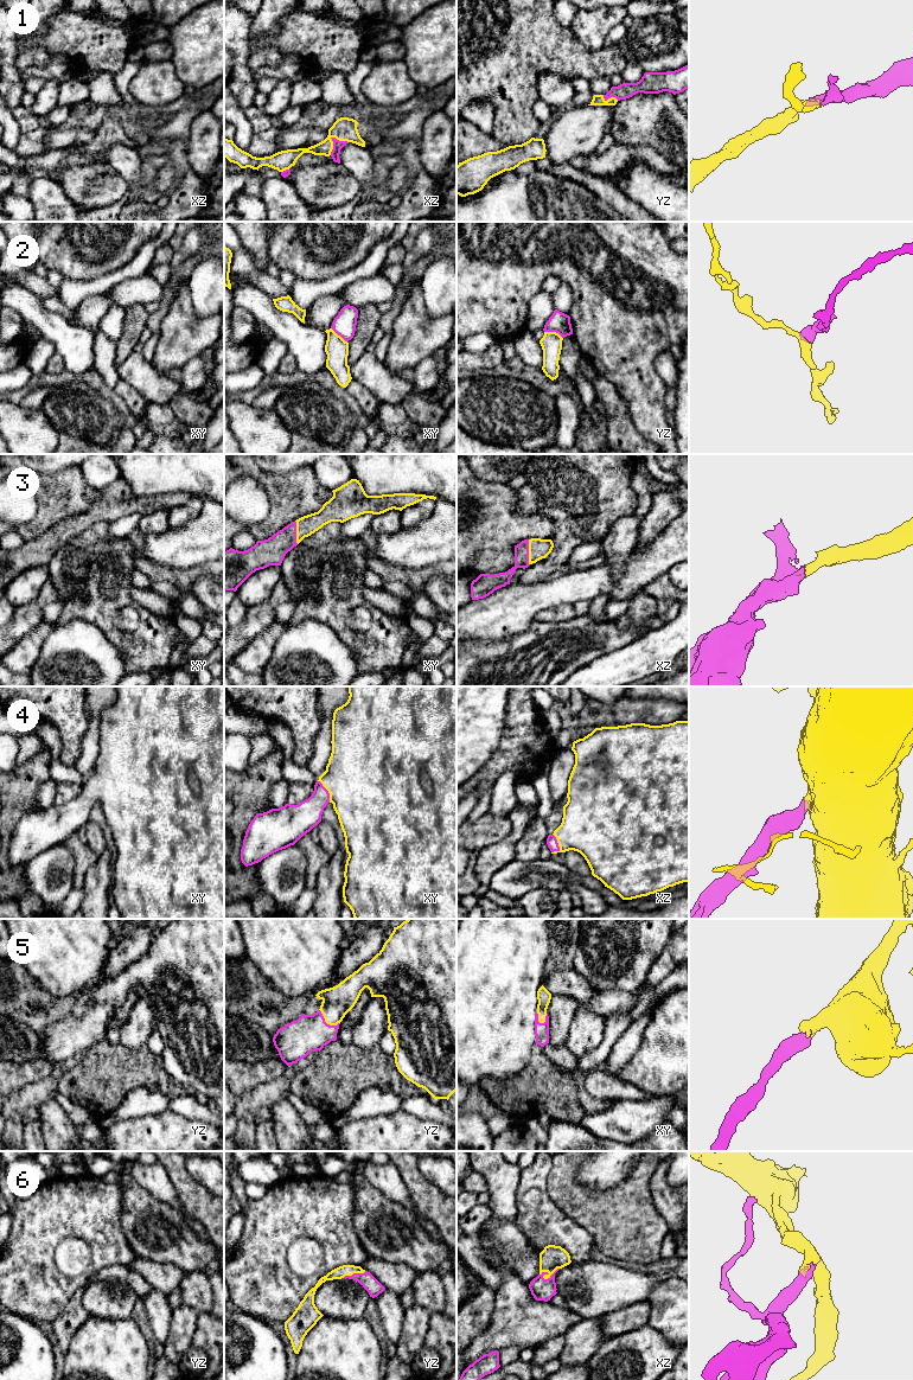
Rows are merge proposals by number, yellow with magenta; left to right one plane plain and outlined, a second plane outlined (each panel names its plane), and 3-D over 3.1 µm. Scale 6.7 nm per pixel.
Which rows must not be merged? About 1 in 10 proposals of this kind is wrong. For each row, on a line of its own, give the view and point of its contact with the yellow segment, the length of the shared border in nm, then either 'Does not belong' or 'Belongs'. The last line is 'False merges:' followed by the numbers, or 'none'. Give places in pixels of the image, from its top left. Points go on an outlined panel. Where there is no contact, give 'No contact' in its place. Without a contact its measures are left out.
1: Touches yellow at xz (331, 139). Shared border 160 nm. Belongs
2: Touches yellow at yz (554, 332). Shared border 140 nm. Does not belong
3: Touches yellow at xz (529, 553). Shared border 180 nm. Belongs
4: Touches yellow at xz (559, 845). Shared border 140 nm. Belongs
5: Touches yellow at yz (326, 1022). Shared border 170 nm. Belongs
6: Touches yellow at xz (549, 1273). Shared border 140 nm. Belongs
False merges: 2

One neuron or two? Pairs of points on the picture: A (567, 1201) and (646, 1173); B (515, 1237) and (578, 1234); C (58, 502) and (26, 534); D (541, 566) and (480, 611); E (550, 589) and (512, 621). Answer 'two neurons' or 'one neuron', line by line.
A: one neuron
B: two neurons
C: one neuron
D: two neurons
E: one neuron

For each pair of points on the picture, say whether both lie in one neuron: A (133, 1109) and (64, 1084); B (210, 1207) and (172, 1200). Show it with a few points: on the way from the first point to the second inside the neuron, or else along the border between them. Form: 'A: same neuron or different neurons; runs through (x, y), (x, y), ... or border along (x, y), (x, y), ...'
A: different neurons; border along (144, 1088), (133, 1088), (109, 1115), (100, 1120)
B: different neurons; border along (167, 1175), (176, 1190), (180, 1207), (197, 1221)

